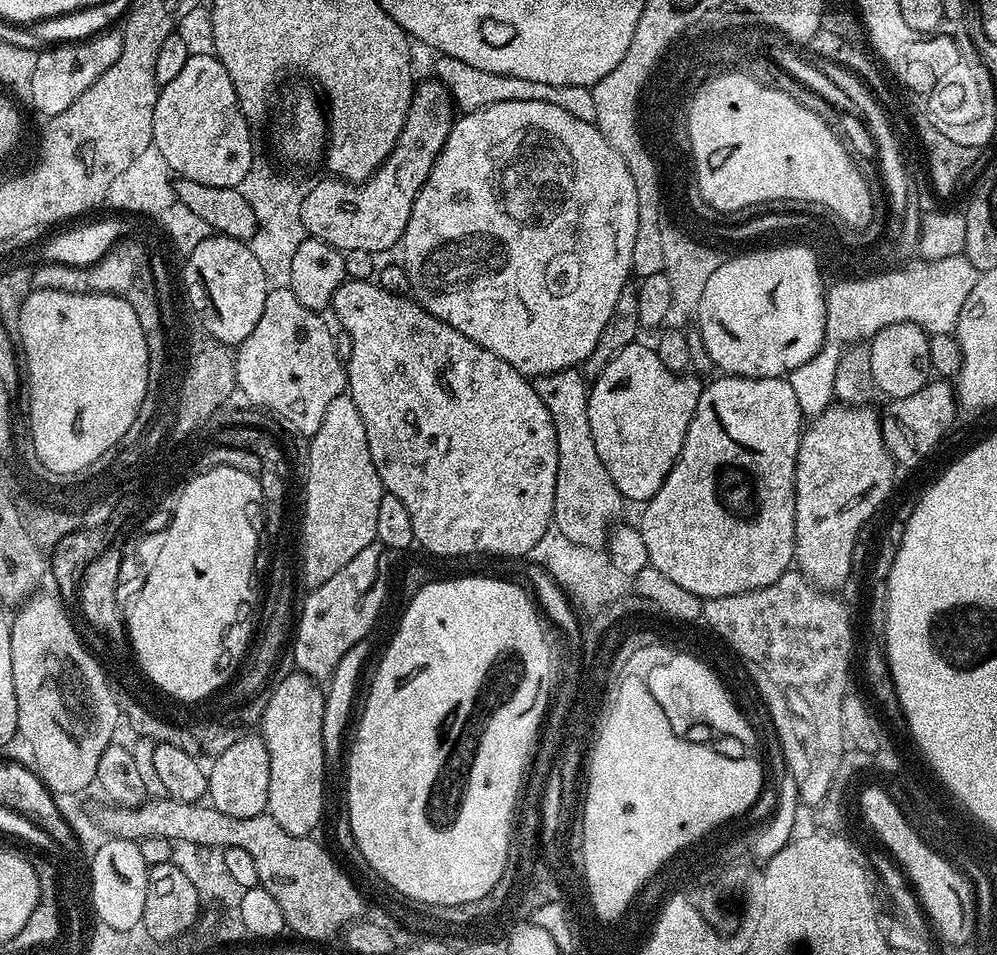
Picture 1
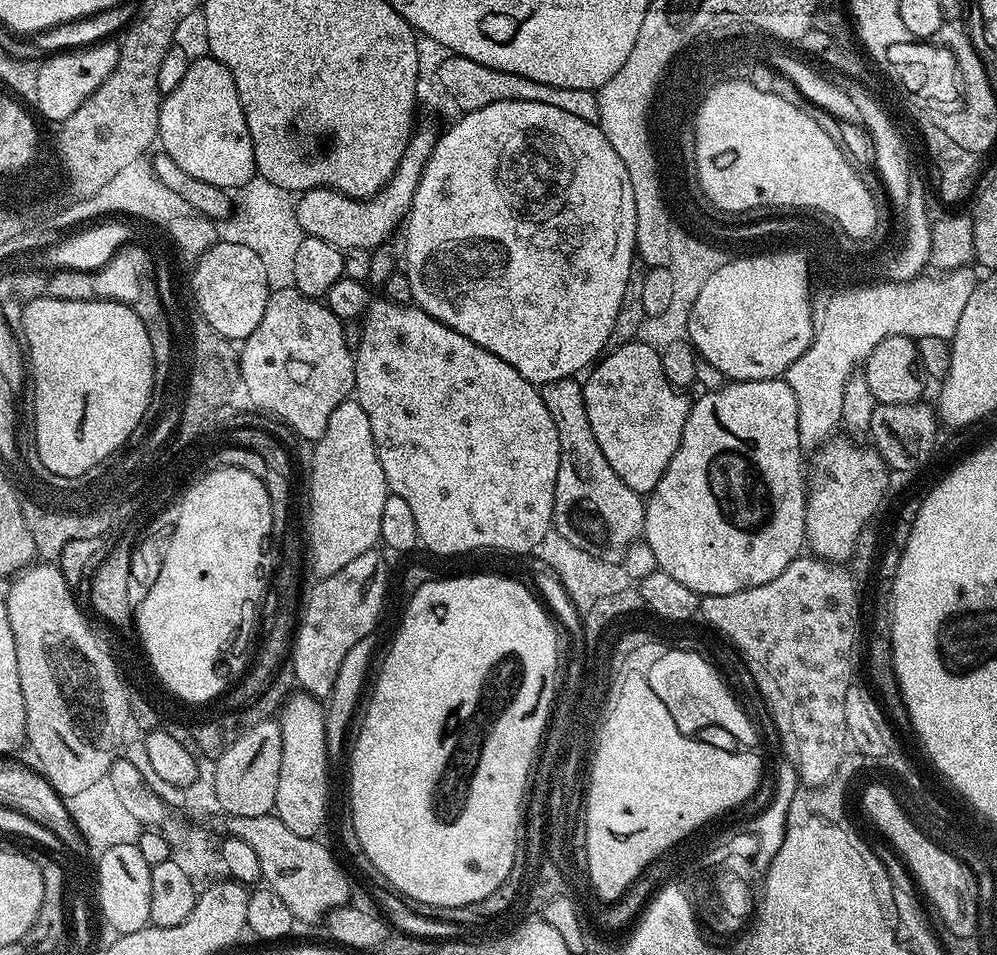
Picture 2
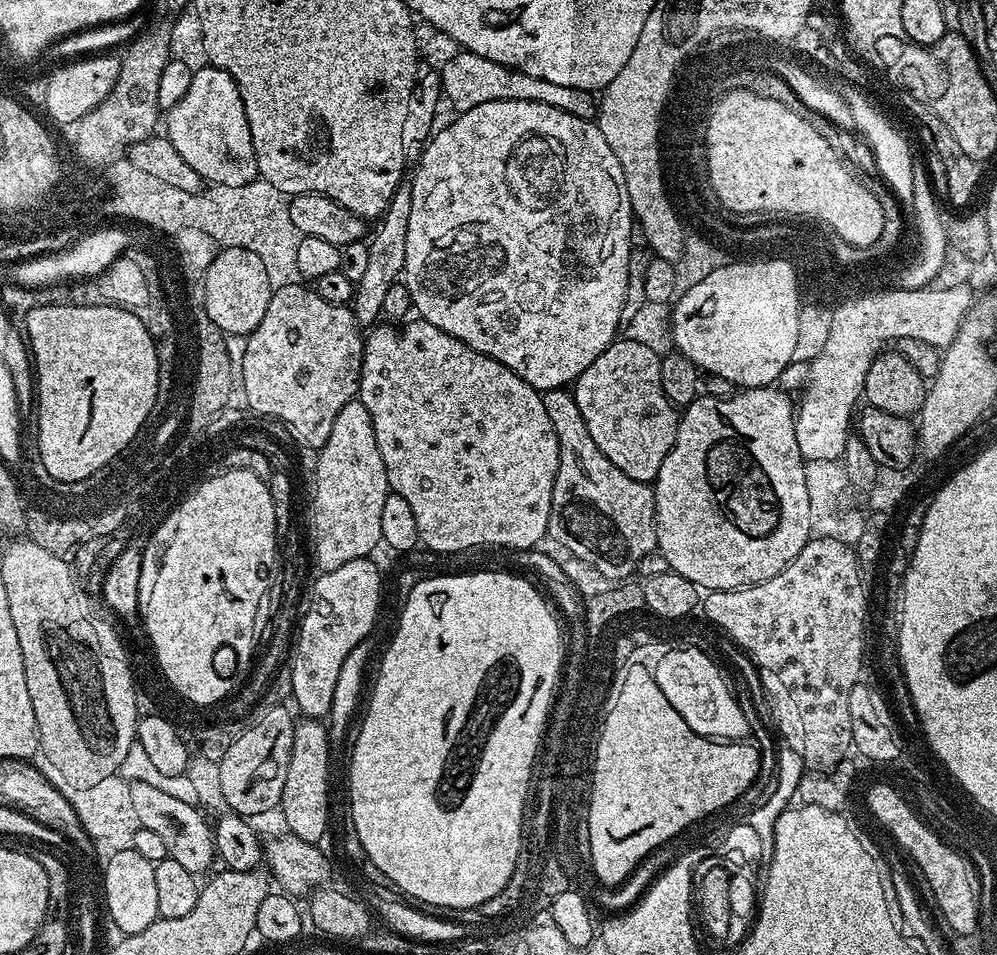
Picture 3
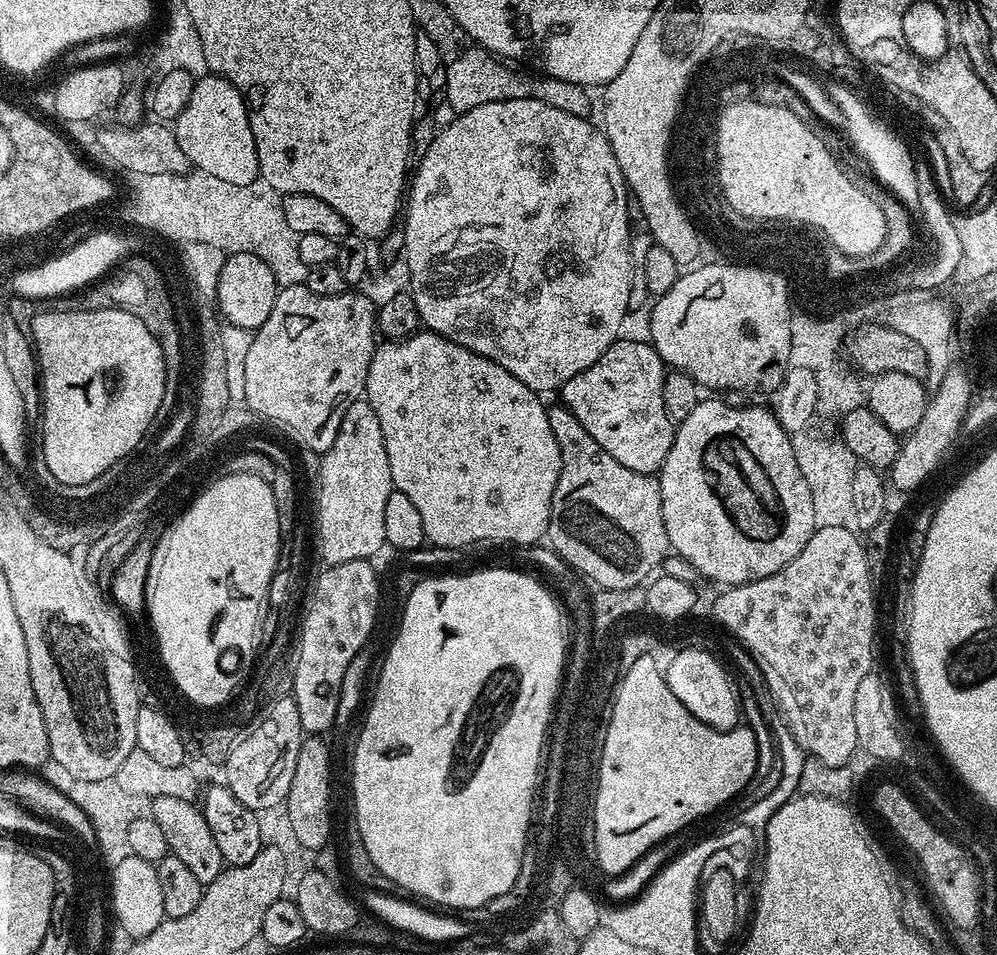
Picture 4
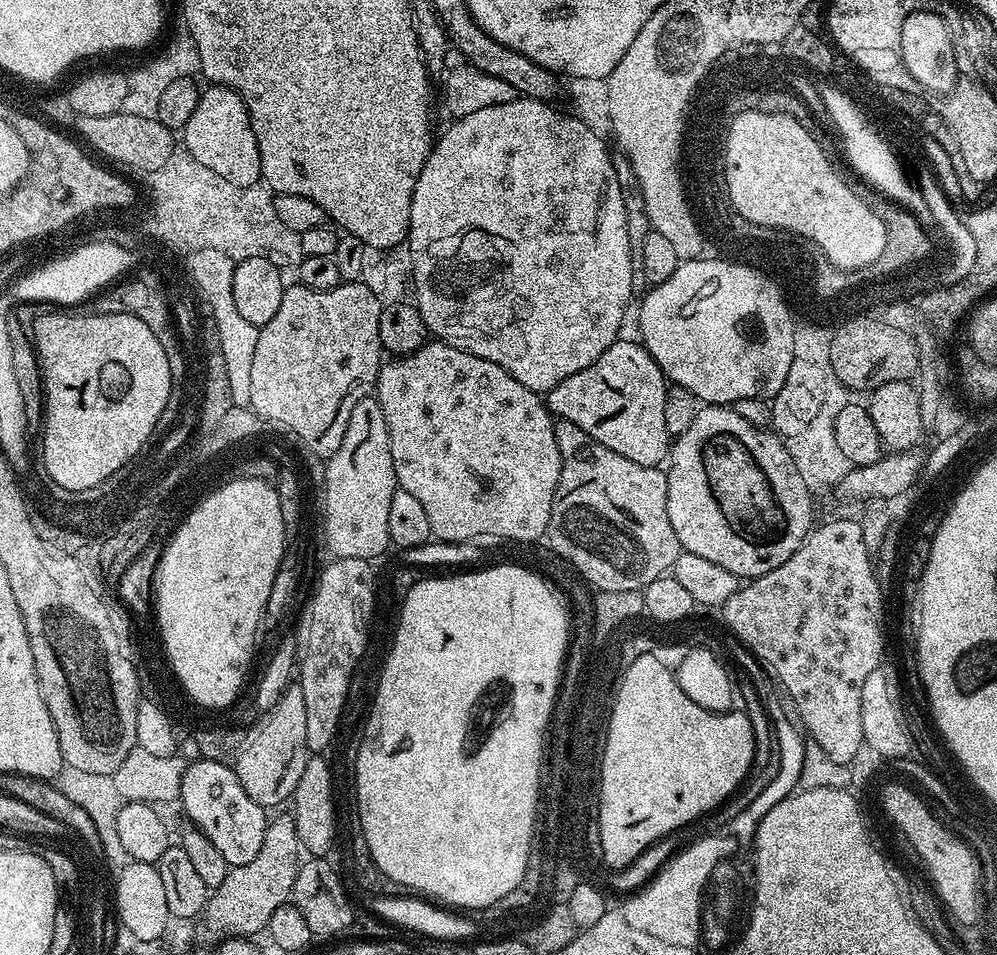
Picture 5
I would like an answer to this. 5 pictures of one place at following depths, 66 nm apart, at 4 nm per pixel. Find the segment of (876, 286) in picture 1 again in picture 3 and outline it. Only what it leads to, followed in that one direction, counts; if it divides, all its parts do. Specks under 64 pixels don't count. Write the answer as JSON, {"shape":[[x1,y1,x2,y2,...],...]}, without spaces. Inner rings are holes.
{"shape":[[893,287,867,291,859,303,842,304,831,309,832,321,828,324,820,356,814,357,808,368,797,363,796,373,795,368,791,373,793,382,804,387,800,400,798,396,795,418,798,450,804,455,805,461,840,460,843,457,857,411,856,399,861,399,866,374,872,361,887,345,884,344,887,340,899,342,902,338,918,338,941,350,954,342,964,315,972,308,974,296,964,288,936,287]]}

